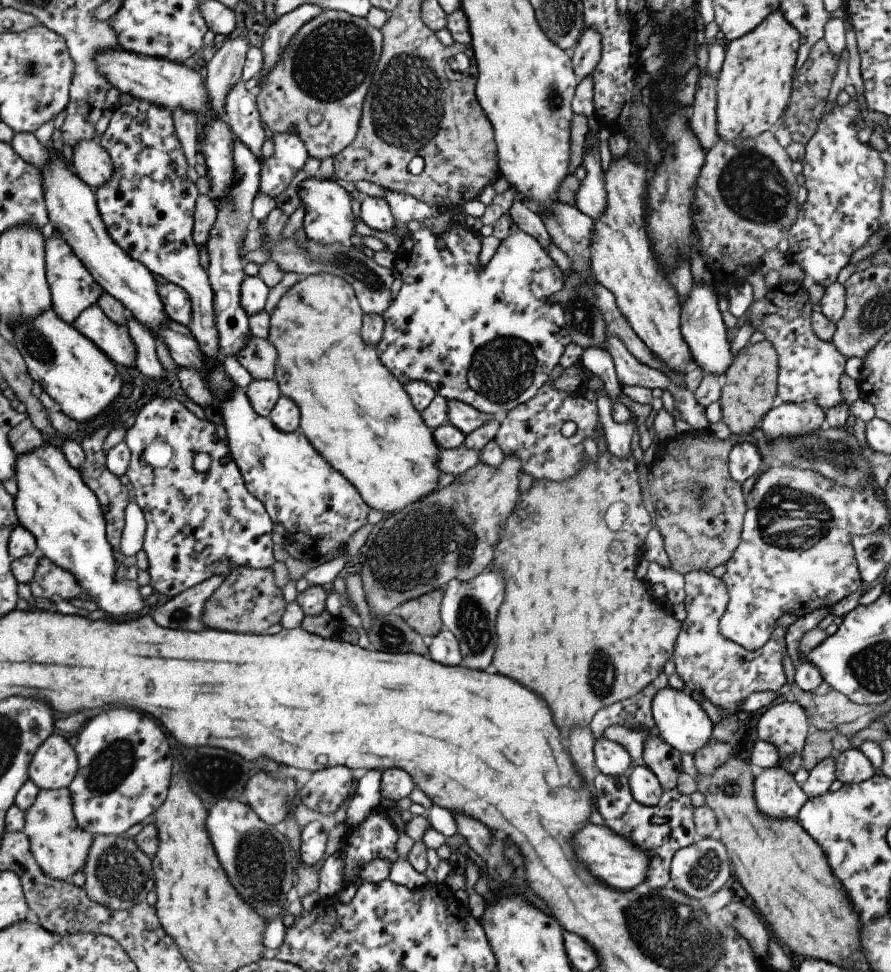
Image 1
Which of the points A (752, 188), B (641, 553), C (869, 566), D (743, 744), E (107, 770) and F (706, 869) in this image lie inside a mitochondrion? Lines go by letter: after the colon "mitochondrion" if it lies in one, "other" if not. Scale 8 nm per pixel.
A: mitochondrion
B: other
C: other
D: other
E: mitochondrion
F: mitochondrion

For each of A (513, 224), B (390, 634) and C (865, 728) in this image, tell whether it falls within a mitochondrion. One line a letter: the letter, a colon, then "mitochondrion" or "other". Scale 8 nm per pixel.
A: other
B: mitochondrion
C: other

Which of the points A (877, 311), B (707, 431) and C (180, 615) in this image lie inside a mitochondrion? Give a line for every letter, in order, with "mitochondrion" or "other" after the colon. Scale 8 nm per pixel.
A: mitochondrion
B: other
C: mitochondrion

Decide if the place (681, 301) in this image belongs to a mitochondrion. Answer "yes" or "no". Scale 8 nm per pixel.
no

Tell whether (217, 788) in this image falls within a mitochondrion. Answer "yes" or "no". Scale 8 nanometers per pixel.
no

